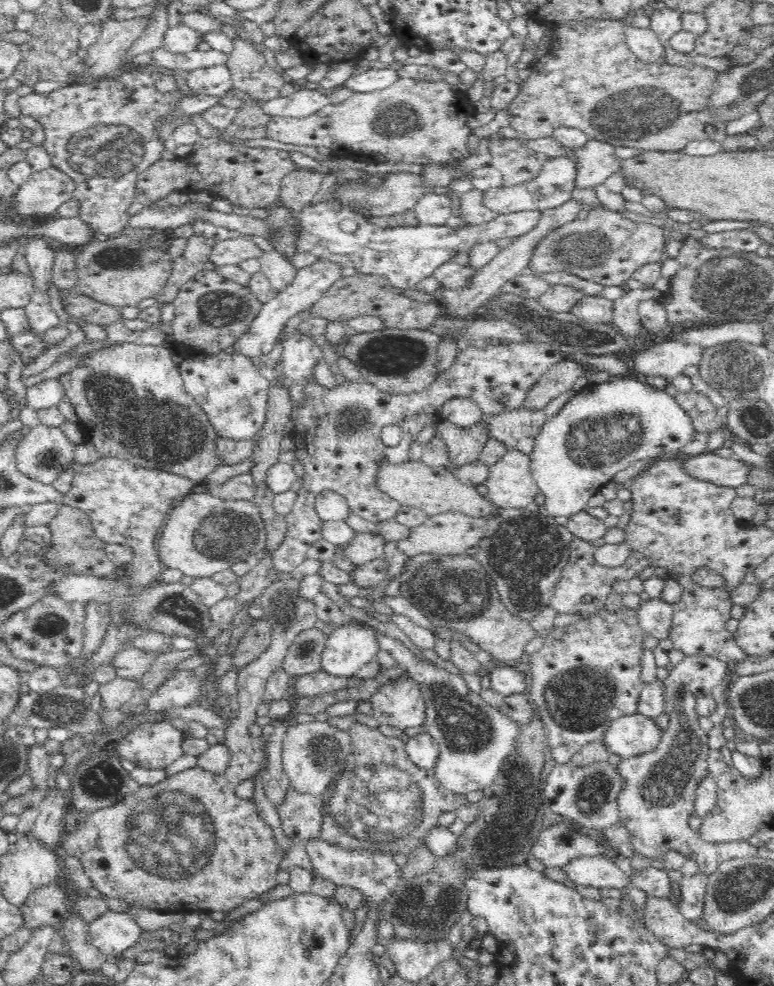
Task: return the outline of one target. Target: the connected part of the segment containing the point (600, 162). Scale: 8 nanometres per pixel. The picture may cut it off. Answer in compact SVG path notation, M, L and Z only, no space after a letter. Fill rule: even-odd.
M589 140L582 148L575 148L576 180L578 190L594 190L616 174L621 159L615 155L615 147L600 140Z

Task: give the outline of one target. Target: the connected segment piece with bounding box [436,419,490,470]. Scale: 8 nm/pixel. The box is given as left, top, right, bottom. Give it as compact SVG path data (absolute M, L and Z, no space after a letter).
M439 419L436 434L446 443L450 464L445 469L462 467L474 463L489 436L479 422L471 427L462 428L454 423Z

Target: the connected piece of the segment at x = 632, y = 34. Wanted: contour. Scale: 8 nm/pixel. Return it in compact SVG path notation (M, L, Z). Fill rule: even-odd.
M626 20L623 21L623 33L629 49L638 59L655 61L664 55L665 47L652 29L632 25Z

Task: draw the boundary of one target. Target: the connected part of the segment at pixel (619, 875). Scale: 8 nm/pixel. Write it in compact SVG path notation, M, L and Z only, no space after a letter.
M604 854L596 856L581 856L571 860L563 867L568 878L578 885L586 887L618 888L630 885L627 876L613 861Z

